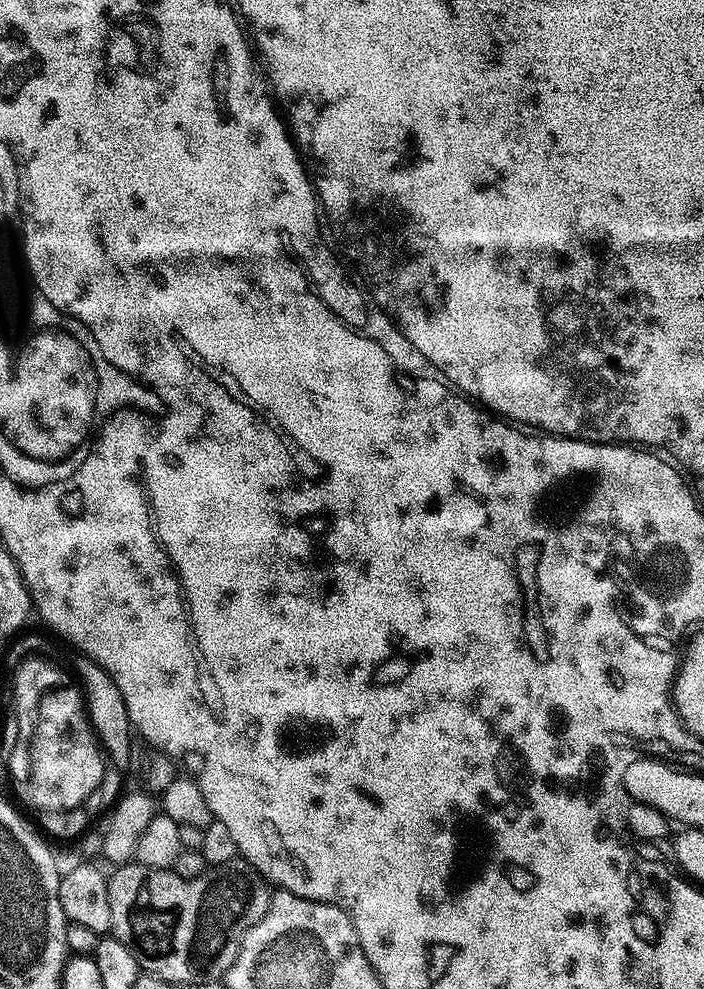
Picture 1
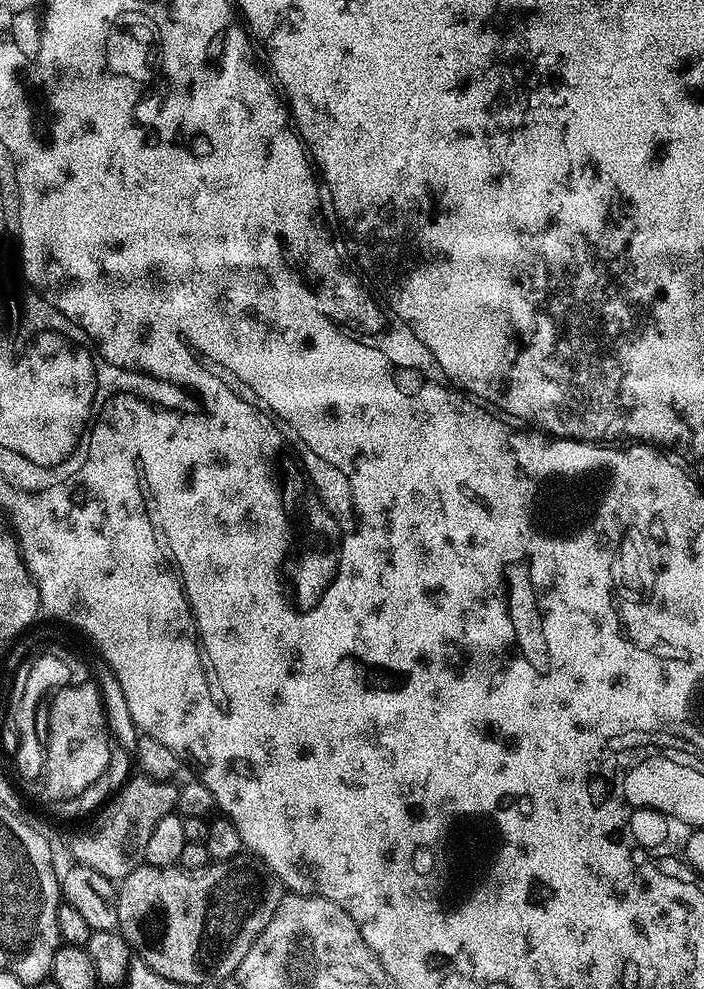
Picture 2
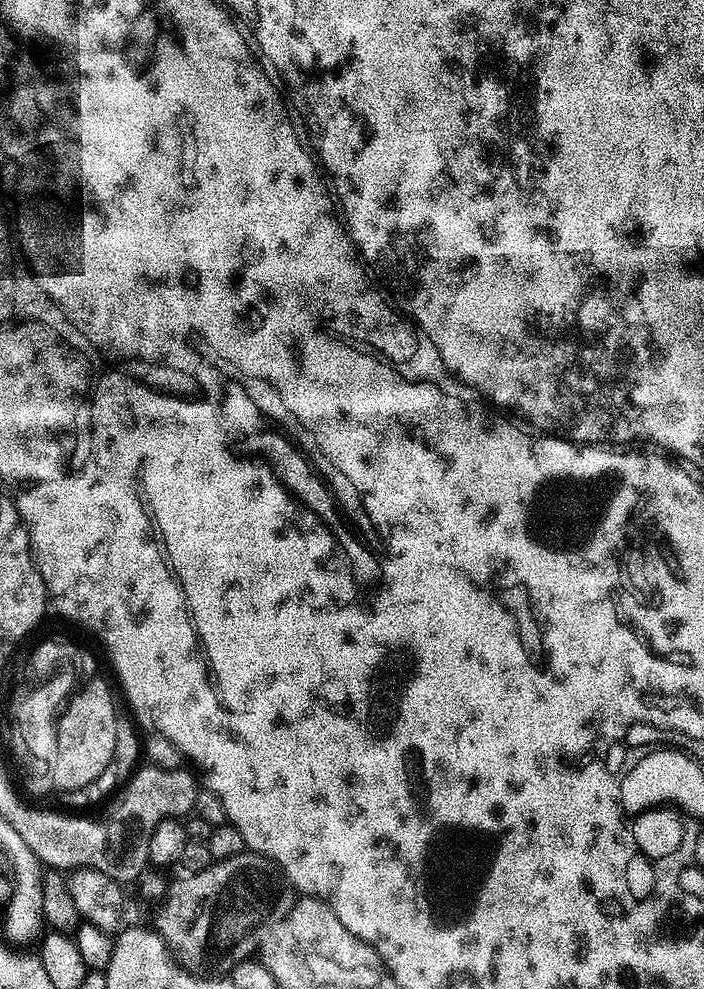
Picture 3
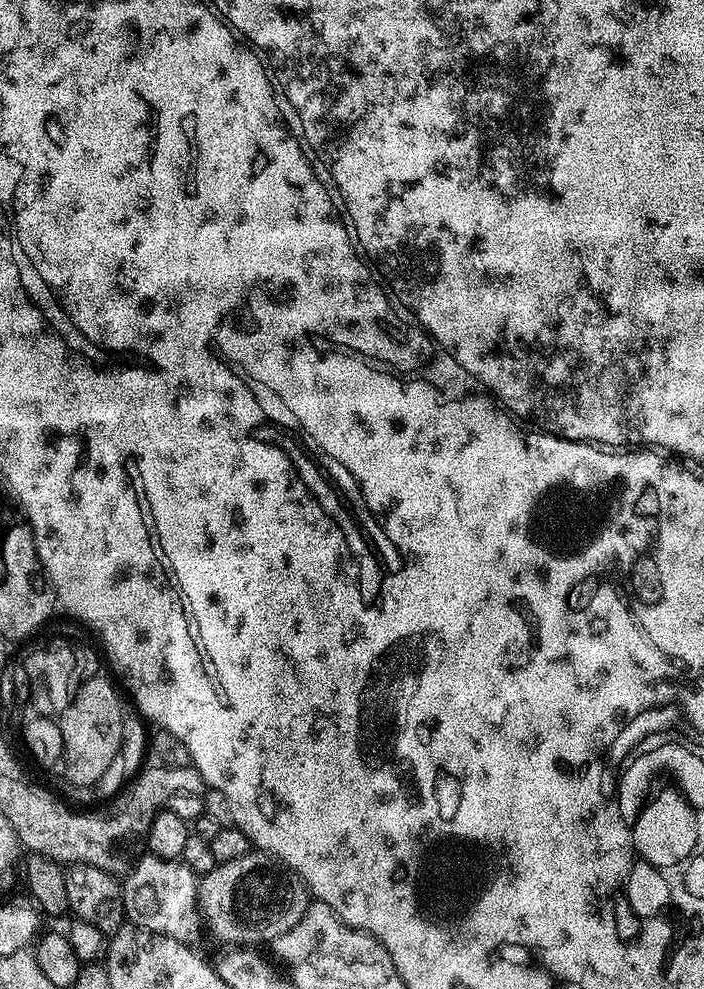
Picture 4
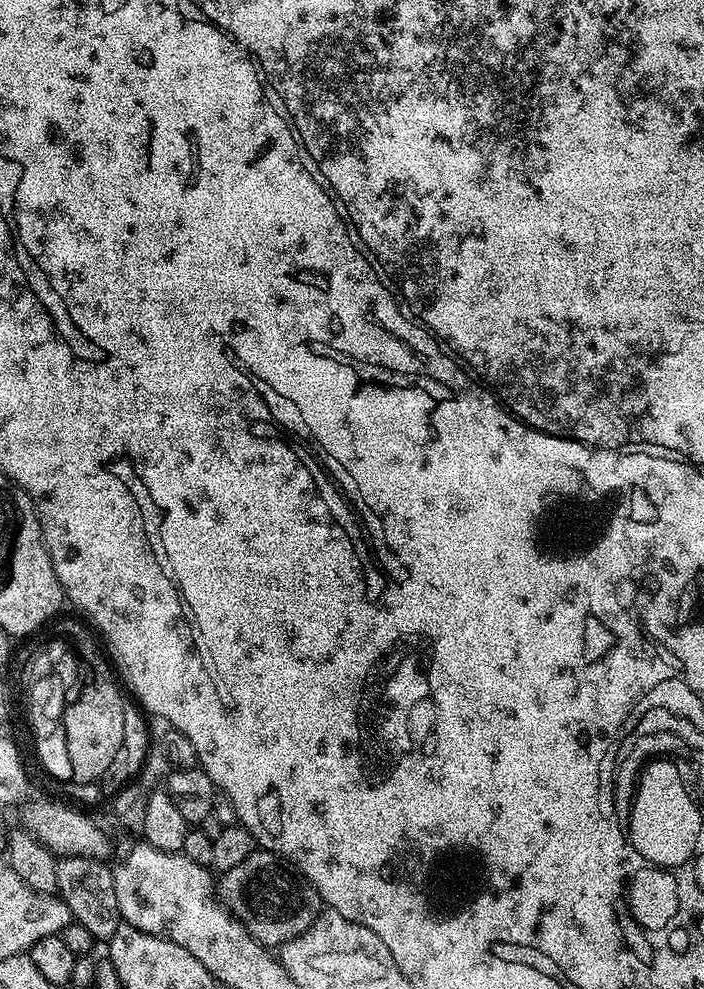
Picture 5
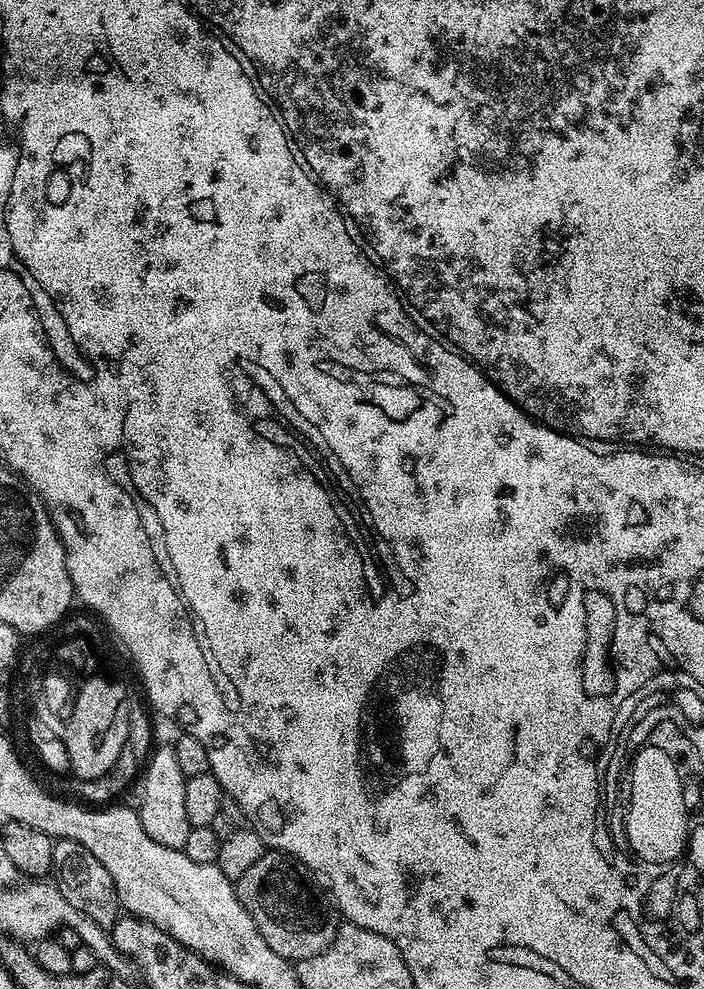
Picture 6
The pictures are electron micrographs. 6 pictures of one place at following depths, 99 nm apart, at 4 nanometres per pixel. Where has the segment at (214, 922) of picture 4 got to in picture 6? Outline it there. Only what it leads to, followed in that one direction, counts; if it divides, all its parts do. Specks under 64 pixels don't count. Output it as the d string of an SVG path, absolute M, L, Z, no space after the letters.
M268 850L262 858L258 858L258 862L254 862L254 866L250 866L250 870L246 870L246 874L242 874L240 880L235 881L238 898L250 914L250 918L254 918L254 926L258 926L258 934L266 938L266 946L270 946L274 954L293 962L312 958L314 954L329 948L342 923L338 909L326 895L325 889L319 883L316 885L311 880L313 879L311 875L308 877L303 874L308 875L302 871L299 860L294 859L293 856L287 856L284 852Z

